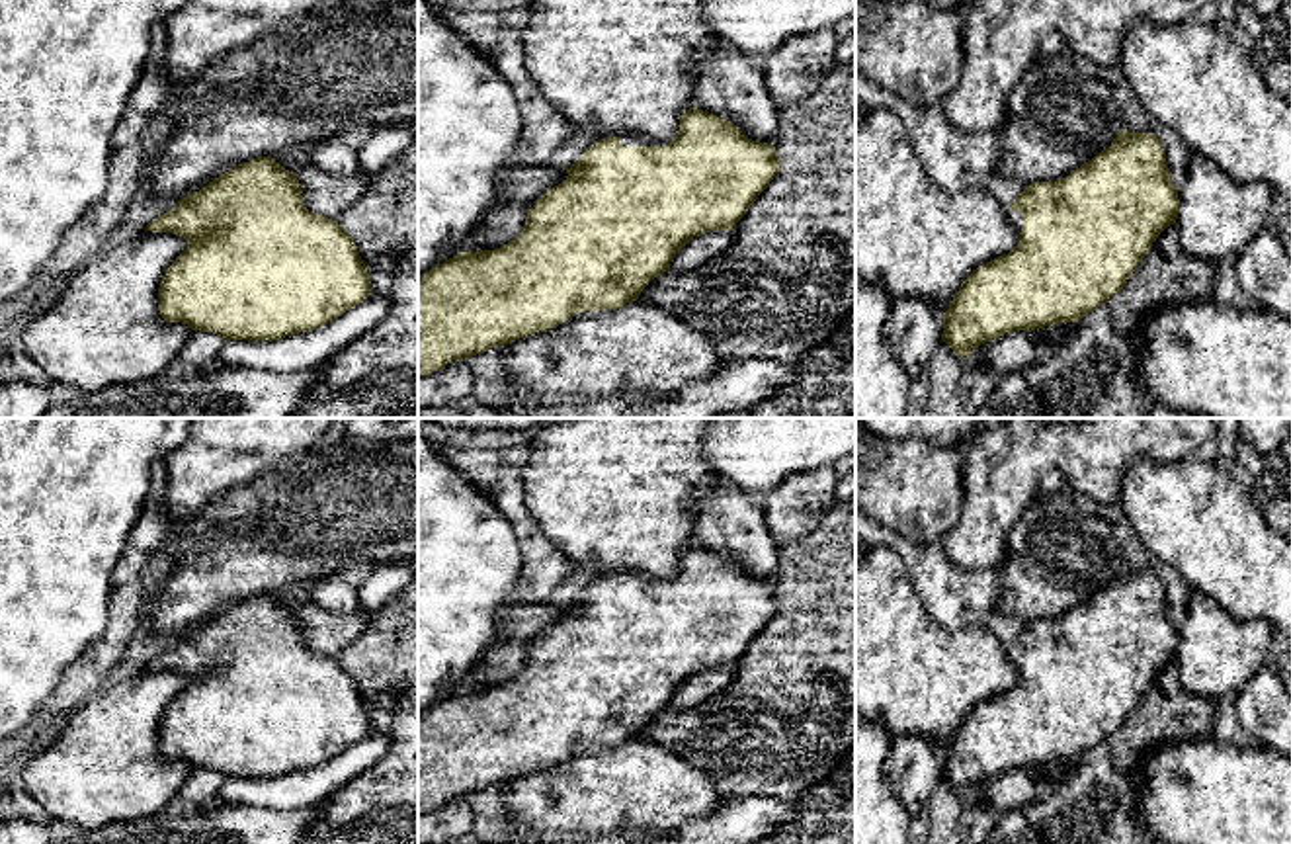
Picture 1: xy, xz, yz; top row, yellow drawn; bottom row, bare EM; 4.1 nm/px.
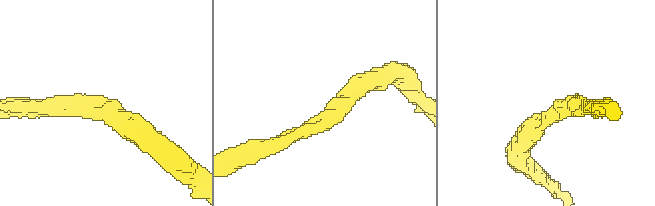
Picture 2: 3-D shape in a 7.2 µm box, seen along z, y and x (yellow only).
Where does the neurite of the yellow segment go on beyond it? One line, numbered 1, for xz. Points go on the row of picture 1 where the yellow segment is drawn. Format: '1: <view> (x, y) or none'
1: xz (625, 139)

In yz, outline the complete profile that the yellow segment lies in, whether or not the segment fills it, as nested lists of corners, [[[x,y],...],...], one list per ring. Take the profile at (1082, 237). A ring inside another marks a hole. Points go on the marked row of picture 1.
[[[1121,129],[1107,148],[1068,176],[1023,188],[1006,209],[1010,223],[1020,232],[1018,246],[979,266],[961,283],[943,315],[941,342],[961,359],[977,352],[980,344],[1010,332],[1031,332],[1061,322],[1078,322],[1125,287],[1158,234],[1176,223],[1178,205],[1178,188],[1170,180],[1166,152],[1158,137]]]

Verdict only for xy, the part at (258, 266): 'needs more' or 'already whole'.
already whole

